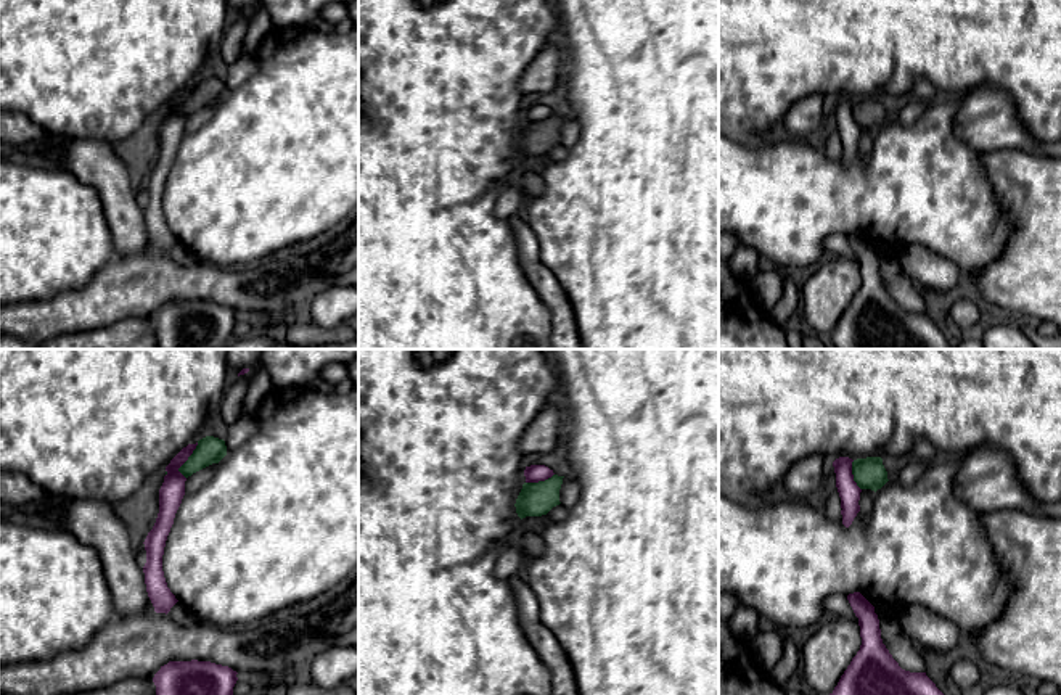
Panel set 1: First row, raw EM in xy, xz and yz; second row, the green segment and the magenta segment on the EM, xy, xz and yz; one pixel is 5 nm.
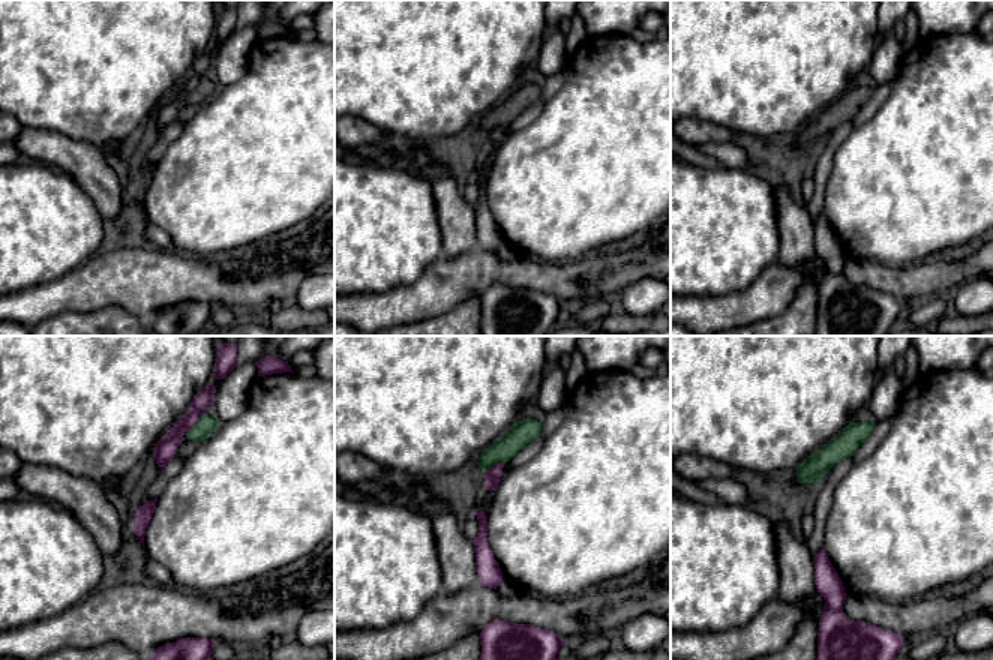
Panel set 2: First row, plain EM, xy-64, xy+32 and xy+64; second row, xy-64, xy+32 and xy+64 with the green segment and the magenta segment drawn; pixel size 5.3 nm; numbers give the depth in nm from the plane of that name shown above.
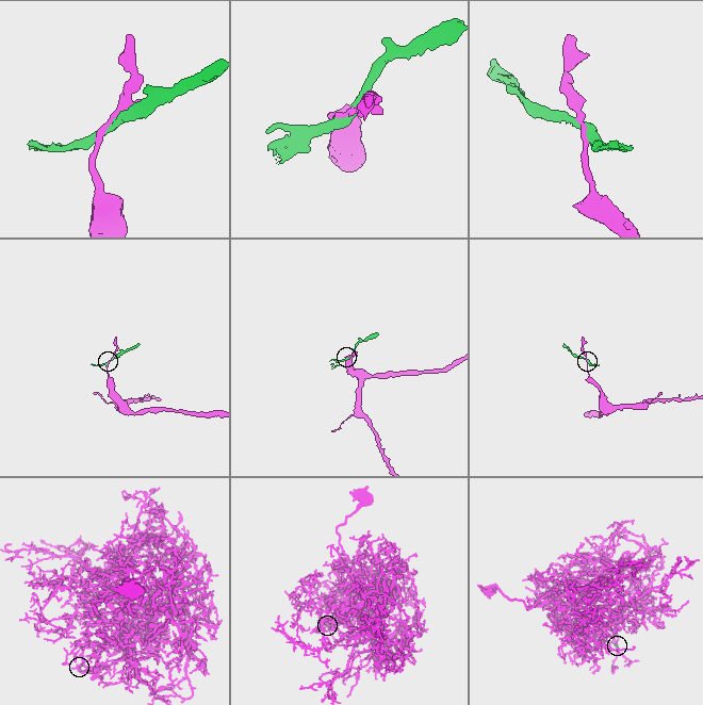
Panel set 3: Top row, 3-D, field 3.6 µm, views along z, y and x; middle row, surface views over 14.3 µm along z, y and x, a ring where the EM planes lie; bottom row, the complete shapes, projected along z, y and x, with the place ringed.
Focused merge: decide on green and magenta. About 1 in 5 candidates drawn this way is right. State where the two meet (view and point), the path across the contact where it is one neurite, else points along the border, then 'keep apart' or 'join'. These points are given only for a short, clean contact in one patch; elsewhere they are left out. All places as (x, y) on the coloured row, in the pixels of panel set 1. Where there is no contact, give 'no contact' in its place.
xy (187, 460) | keep apart

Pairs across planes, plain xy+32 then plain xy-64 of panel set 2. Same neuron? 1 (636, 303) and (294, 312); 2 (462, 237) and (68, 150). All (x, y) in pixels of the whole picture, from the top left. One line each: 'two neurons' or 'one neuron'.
1: two neurons
2: one neuron

